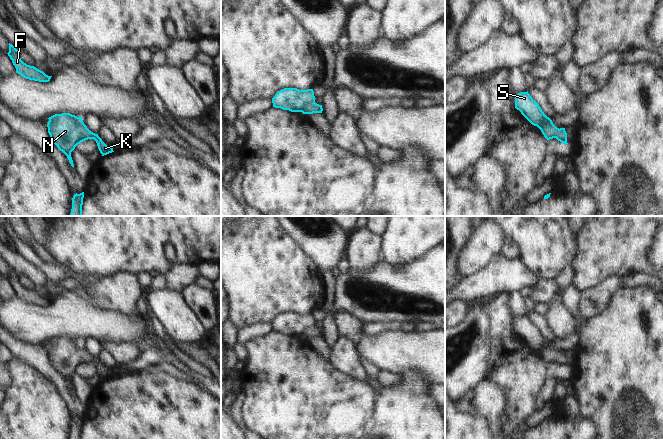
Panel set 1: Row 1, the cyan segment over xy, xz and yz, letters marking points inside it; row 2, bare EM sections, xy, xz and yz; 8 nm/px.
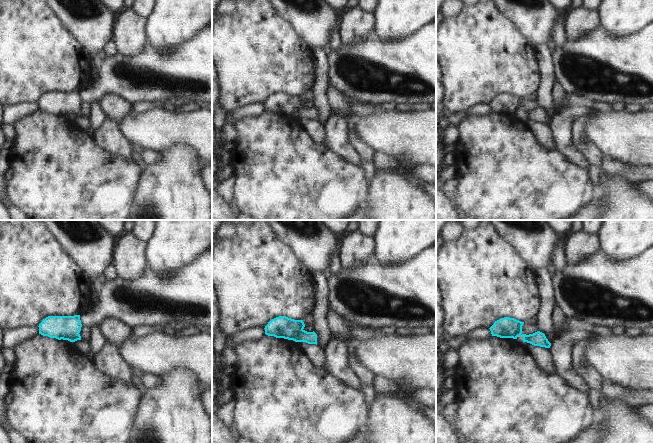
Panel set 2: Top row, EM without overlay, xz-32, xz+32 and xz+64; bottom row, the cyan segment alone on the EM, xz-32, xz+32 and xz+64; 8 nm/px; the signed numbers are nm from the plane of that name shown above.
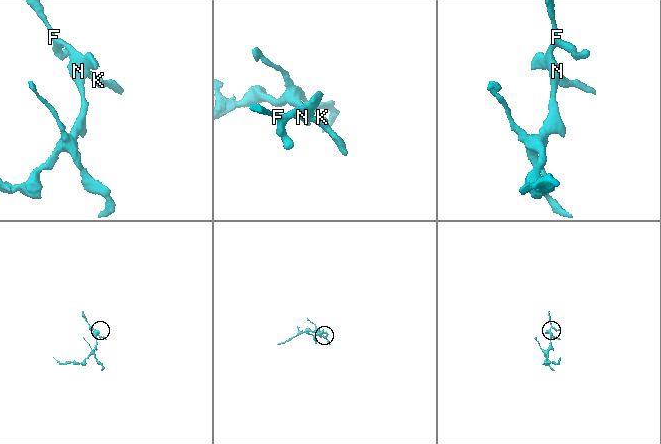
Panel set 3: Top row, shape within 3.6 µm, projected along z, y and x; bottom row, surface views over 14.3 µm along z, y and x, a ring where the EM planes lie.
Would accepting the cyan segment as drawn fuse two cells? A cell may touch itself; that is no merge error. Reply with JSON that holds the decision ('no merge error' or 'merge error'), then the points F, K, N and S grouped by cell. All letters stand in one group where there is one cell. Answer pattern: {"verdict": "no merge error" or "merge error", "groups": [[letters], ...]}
{"verdict": "no merge error", "groups": [["F", "K", "N", "S"]]}

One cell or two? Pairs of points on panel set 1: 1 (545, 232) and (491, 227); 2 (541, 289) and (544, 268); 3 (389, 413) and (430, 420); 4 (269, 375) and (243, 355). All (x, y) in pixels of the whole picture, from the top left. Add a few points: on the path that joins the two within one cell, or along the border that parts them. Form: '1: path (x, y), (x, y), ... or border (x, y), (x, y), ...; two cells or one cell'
1: border (501, 226), (507, 236); two cells
2: border (554, 277), (539, 279); two cells
3: path (399, 413), (402, 413), (409, 420), (420, 420); one cell
4: border (245, 344), (249, 357), (242, 364); two cells

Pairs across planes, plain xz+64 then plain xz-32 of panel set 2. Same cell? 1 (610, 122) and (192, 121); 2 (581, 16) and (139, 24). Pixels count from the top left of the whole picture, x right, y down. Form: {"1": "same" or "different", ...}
{"1": "same", "2": "same"}

